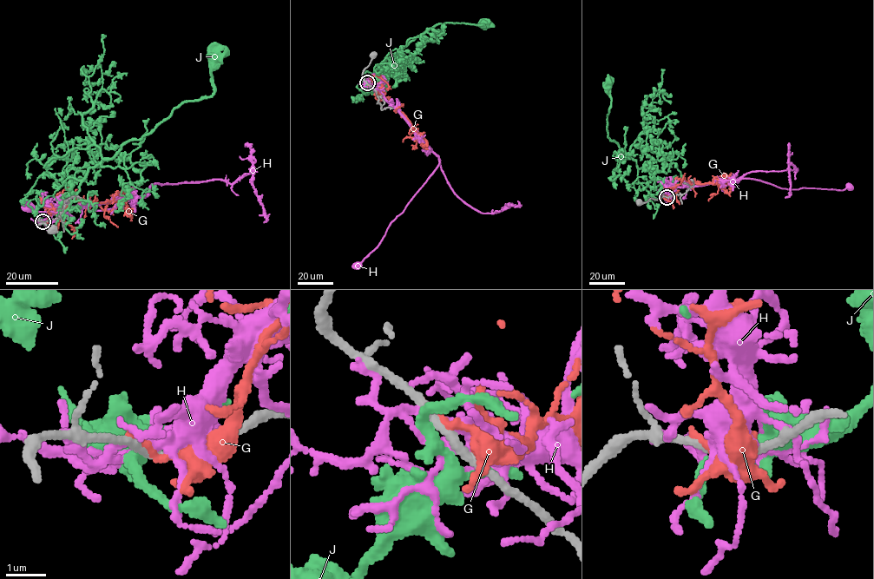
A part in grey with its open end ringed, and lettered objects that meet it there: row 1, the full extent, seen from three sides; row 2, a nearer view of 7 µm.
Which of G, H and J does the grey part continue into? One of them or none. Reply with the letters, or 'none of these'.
G

